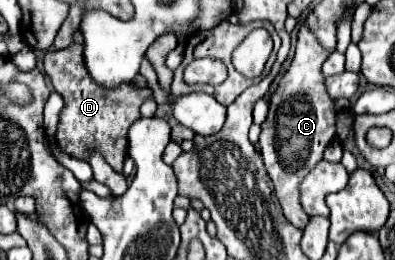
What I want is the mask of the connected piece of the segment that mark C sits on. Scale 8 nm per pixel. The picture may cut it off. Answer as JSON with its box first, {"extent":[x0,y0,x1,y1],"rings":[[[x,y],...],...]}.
{"extent":[259,25,335,229],"rings":[[[303,25],[299,31],[295,57],[287,73],[283,75],[279,89],[271,97],[269,115],[261,125],[263,131],[259,137],[259,151],[275,185],[275,193],[283,207],[283,213],[287,221],[299,229],[305,229],[309,221],[299,205],[299,181],[303,181],[303,177],[323,159],[323,151],[335,135],[333,99],[325,91],[325,77],[321,73],[321,65],[327,55],[327,49],[323,49],[319,41],[315,41],[315,35]]]}

